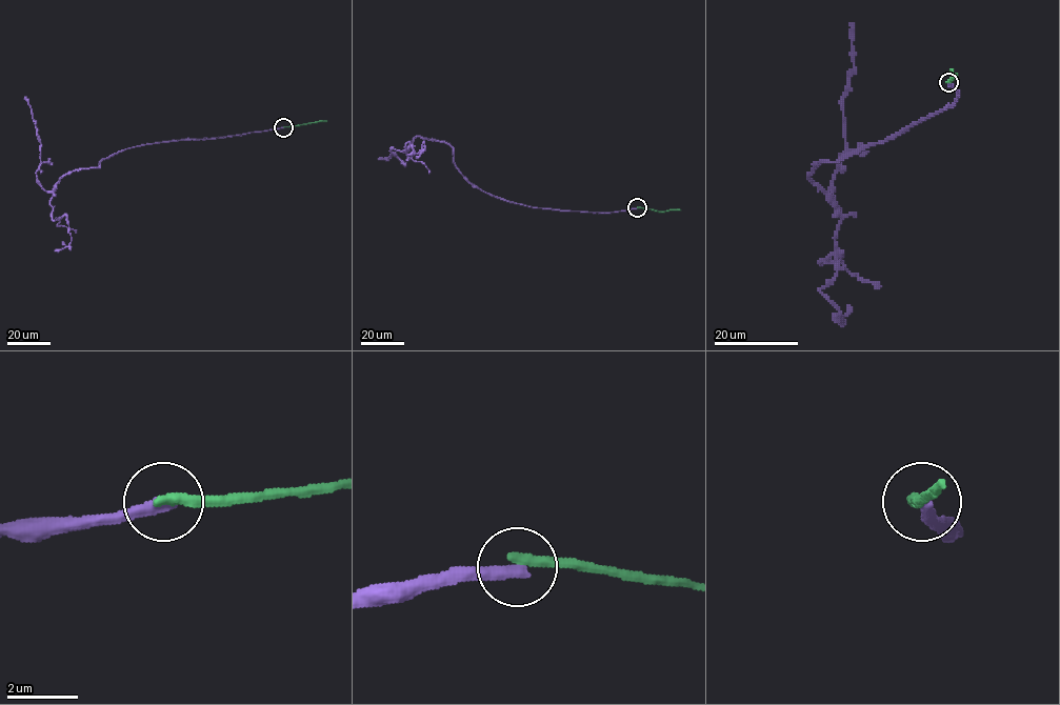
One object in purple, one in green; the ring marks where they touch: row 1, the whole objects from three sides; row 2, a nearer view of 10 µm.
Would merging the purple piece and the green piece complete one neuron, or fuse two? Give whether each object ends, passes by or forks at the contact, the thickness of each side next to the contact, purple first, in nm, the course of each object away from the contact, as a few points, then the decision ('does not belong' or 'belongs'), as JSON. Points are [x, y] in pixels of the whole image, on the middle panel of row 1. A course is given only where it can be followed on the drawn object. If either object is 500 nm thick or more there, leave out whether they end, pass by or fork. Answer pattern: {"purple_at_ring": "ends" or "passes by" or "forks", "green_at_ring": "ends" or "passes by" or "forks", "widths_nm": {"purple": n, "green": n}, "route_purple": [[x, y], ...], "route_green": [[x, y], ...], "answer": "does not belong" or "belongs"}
{"purple_at_ring": "ends", "green_at_ring": "ends", "widths_nm": {"purple": 400, "green": 320}, "route_purple": [[638, 207], [590, 213], [504, 201], [473, 185], [446, 143], [417, 136], [405, 150], [378, 158]], "route_green": [[638, 207], [681, 209]], "answer": "does not belong"}

